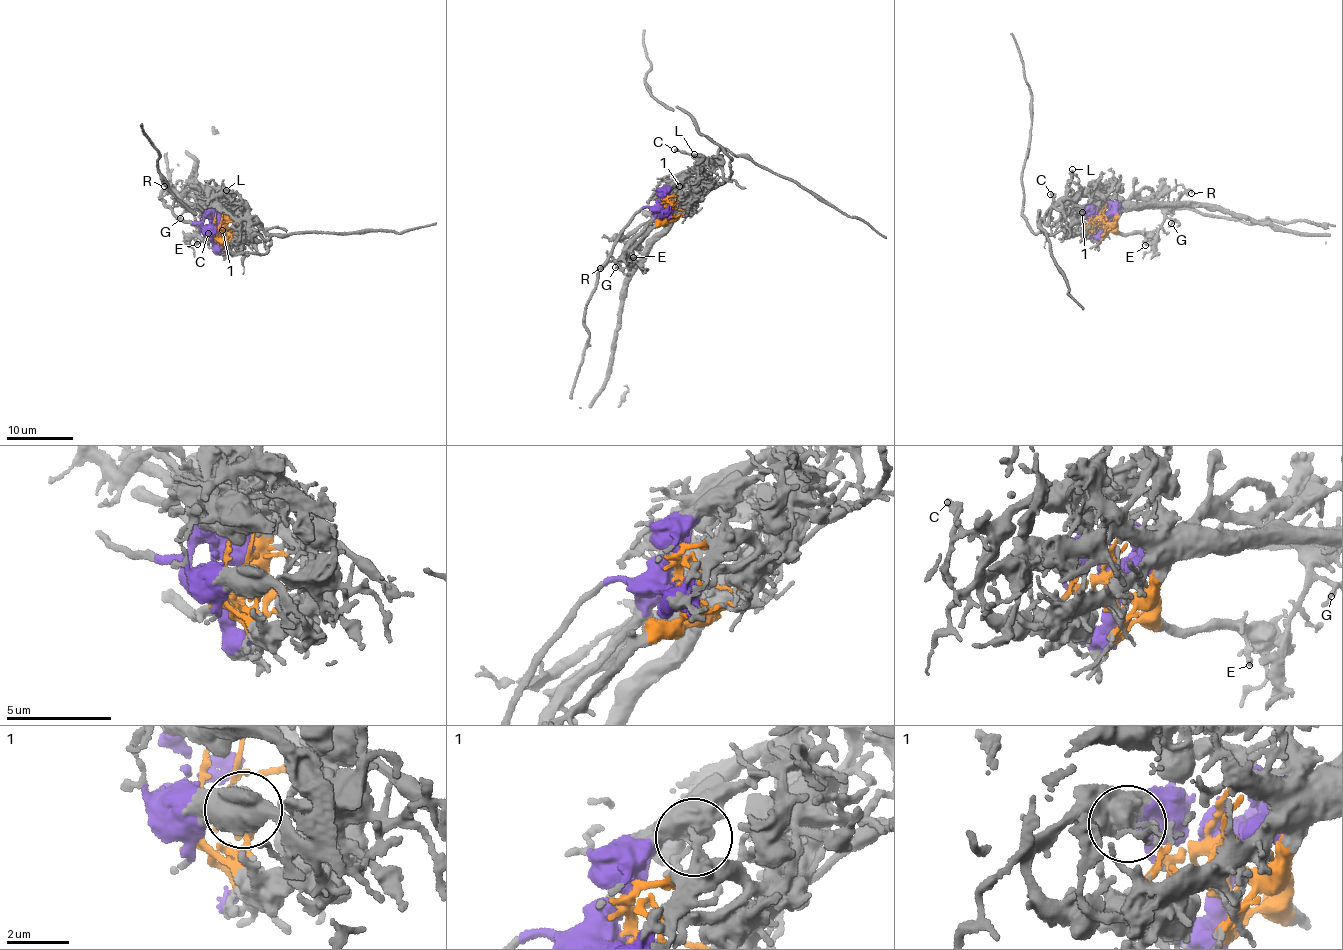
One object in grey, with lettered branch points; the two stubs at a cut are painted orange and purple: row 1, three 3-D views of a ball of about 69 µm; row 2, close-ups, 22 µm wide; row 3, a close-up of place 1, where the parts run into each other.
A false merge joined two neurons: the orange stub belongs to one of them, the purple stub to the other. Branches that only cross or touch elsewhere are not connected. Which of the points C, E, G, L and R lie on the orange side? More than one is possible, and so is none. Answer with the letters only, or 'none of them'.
E

